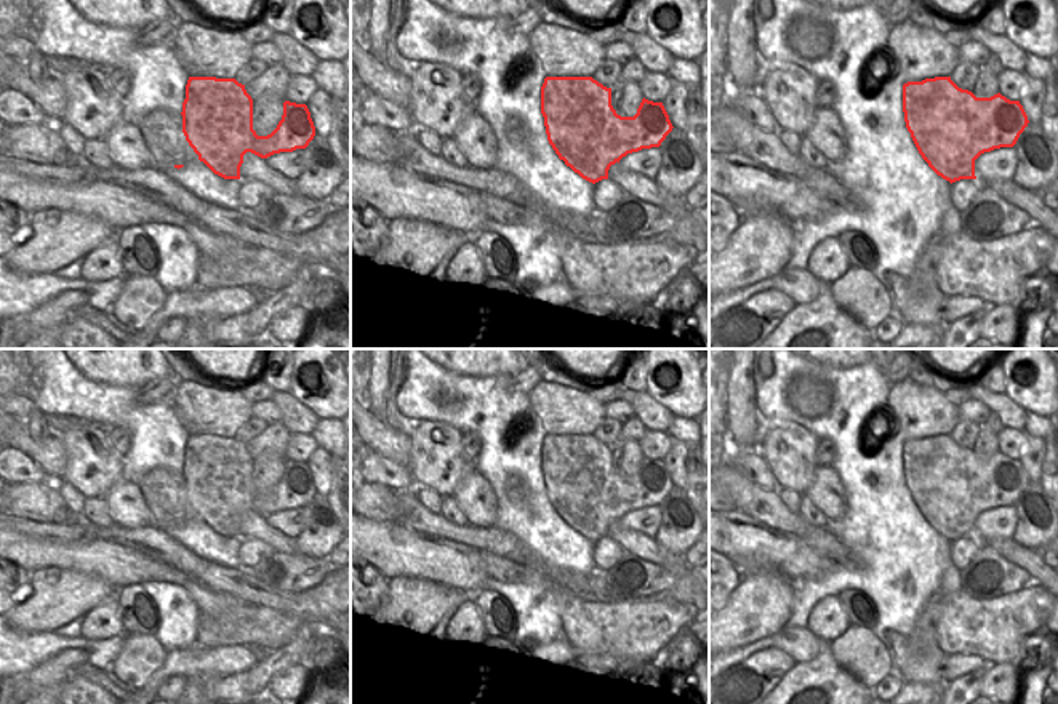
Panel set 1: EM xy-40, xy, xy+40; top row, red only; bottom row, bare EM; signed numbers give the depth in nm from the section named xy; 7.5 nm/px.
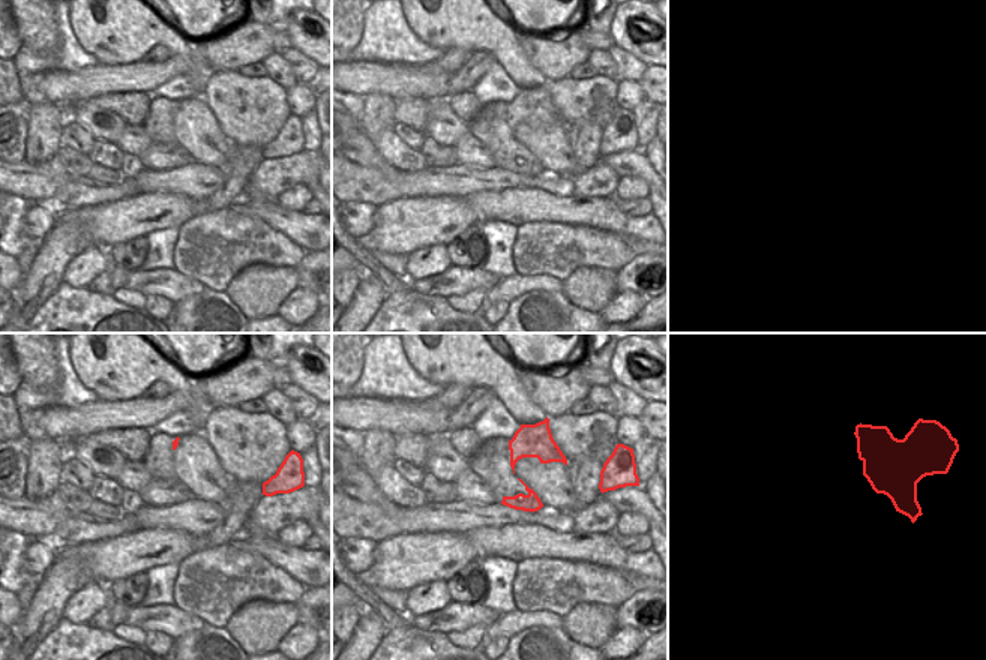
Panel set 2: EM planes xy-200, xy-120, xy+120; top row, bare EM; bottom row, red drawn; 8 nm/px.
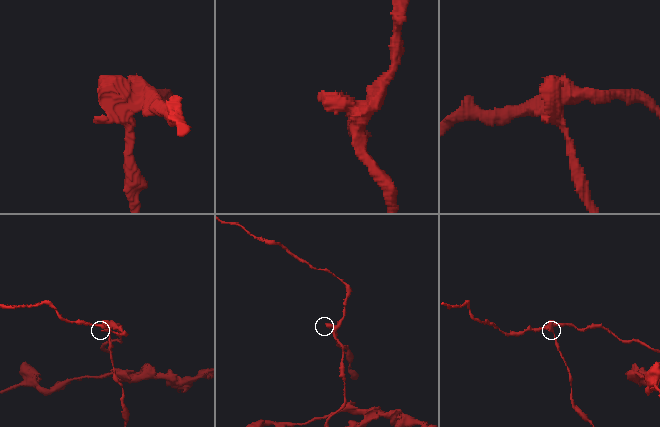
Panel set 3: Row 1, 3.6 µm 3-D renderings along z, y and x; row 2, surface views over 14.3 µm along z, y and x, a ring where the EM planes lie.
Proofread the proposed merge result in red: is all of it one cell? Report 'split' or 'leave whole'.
split

